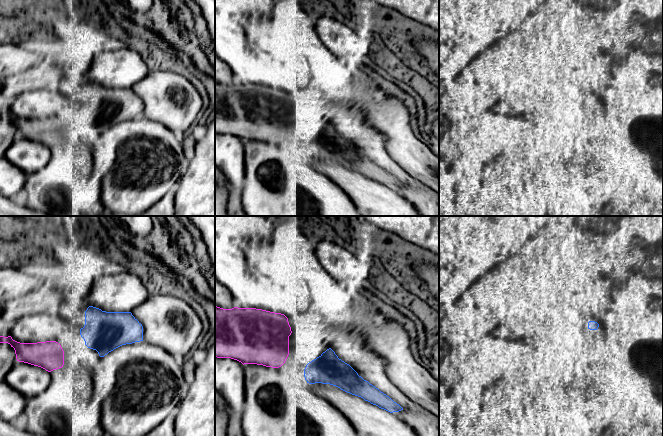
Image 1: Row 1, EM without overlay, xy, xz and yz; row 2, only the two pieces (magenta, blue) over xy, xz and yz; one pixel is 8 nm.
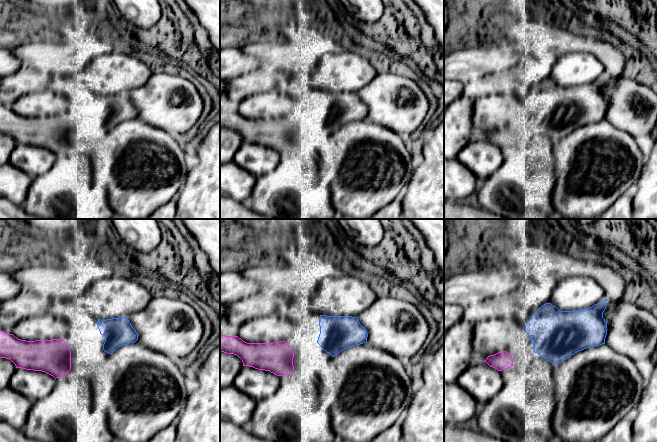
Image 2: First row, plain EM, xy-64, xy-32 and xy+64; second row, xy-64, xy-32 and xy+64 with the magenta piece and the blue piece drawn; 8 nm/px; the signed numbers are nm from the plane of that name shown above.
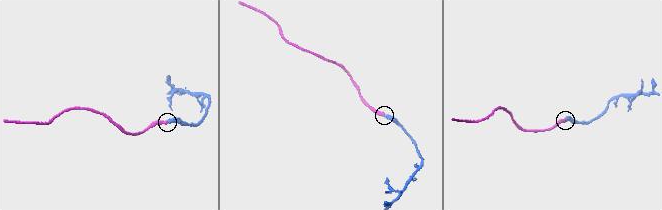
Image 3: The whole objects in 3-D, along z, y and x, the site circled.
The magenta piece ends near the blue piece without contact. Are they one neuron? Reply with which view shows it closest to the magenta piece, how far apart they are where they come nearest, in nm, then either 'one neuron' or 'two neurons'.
xz | 170 nm | one neuron

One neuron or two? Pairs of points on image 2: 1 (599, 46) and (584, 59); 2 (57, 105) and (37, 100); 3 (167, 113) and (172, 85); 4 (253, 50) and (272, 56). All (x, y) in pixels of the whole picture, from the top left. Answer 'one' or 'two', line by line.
1: two
2: one
3: one
4: one

